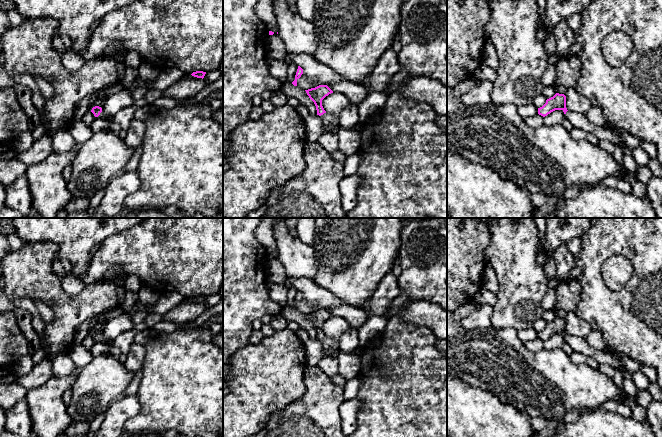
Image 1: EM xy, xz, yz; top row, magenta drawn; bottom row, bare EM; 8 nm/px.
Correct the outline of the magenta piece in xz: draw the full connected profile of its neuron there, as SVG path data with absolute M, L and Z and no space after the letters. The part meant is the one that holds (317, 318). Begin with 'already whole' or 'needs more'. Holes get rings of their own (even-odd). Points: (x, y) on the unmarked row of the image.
needs more; M319 309L305 315L309 322L314 326L317 339L322 342L325 351L330 354L340 351L339 342L327 337L322 330L322 324L329 318L333 317L333 315L327 309Z

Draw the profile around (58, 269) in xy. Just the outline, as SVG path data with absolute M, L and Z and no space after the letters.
M59 257L53 260L53 272L62 280L65 276L65 270L60 263Z

